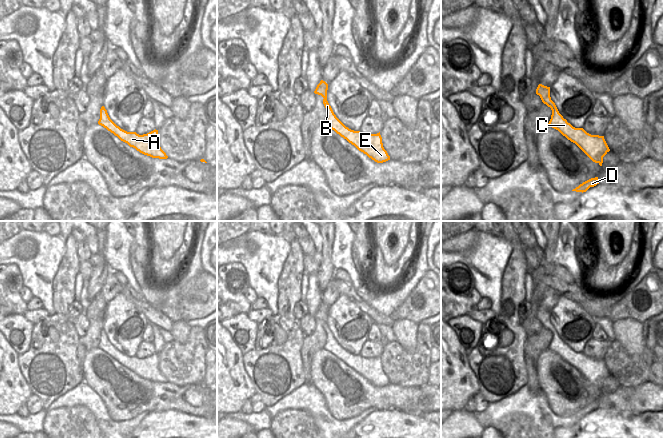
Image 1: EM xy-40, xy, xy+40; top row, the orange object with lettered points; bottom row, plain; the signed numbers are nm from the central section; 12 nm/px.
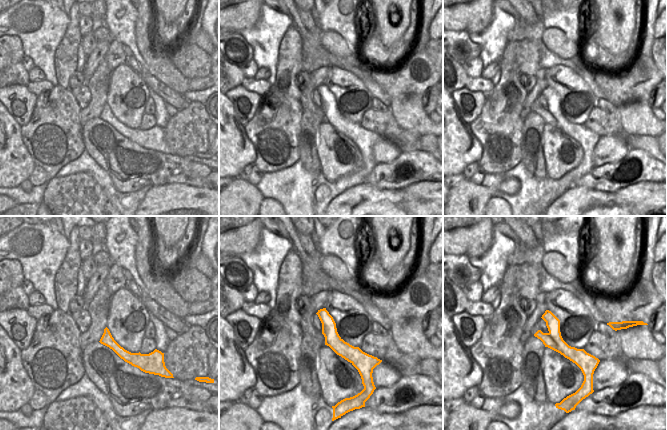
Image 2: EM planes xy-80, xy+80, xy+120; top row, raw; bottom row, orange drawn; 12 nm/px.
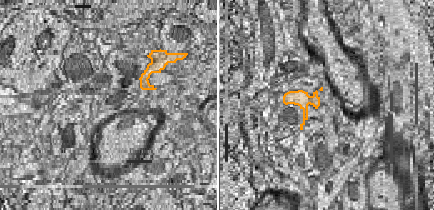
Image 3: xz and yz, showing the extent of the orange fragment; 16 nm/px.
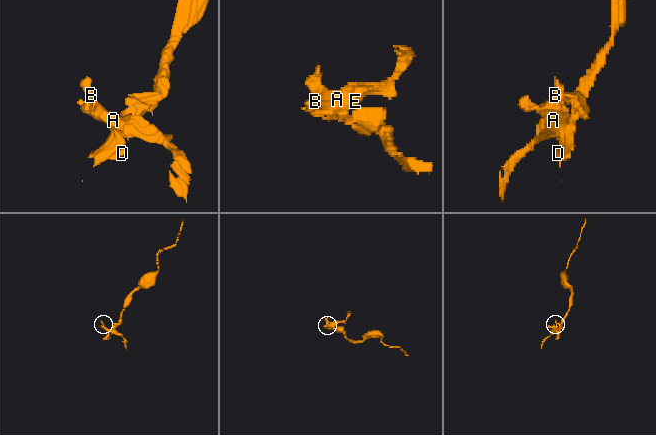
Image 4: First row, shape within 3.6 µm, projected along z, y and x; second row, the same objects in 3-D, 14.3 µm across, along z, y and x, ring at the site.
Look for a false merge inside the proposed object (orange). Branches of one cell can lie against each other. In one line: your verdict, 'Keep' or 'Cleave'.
Cleave.

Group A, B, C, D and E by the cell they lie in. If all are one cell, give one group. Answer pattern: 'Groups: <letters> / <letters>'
Groups: A B C E / D.

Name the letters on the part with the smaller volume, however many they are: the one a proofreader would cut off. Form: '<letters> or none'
A, B, C, E.

